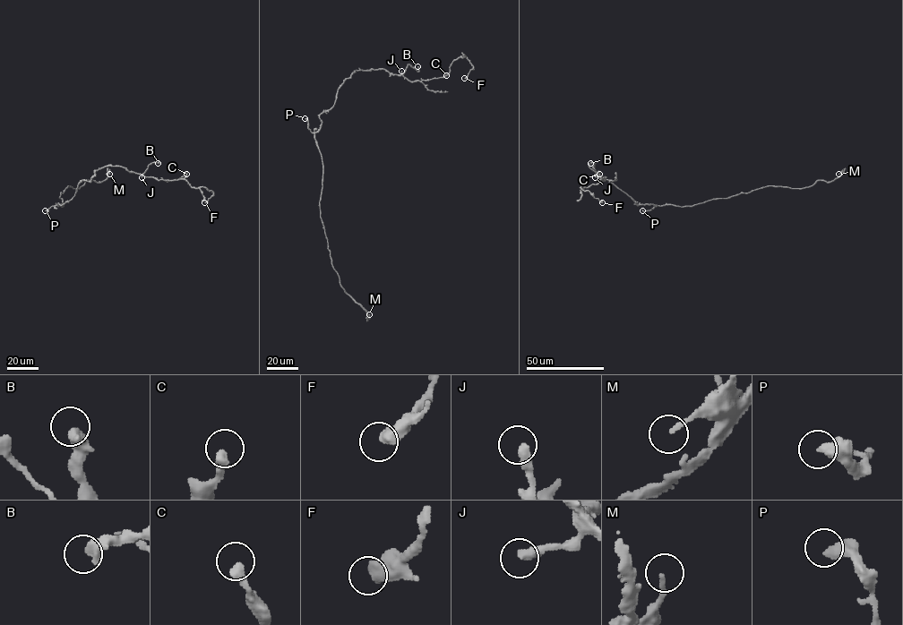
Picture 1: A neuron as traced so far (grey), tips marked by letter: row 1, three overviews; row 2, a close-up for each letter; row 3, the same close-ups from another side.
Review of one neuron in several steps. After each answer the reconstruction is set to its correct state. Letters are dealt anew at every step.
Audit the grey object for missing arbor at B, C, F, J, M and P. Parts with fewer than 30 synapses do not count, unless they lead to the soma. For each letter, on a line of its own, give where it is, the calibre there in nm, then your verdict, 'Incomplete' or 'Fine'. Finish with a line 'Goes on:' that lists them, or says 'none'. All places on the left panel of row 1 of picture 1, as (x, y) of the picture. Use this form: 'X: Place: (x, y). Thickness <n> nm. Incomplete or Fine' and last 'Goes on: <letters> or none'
B: Place: (158, 163). Thickness 500 nm. Fine
C: Place: (186, 174). Thickness 360 nm. Fine
F: Place: (204, 202). Thickness 550 nm. Fine
J: Place: (141, 177). Thickness 400 nm. Fine
M: Place: (109, 174). Thickness 160 nm. Fine
P: Place: (45, 210). Thickness 480 nm. Fine
Goes on: none

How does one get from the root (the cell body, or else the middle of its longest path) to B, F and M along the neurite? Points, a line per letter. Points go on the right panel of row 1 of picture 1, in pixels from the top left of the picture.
B: (640, 204), (607, 180), (602, 181), (594, 166), (598, 174), (588, 165), (596, 162), (590, 163)
F: (640, 204), (607, 180), (602, 181), (593, 166), (606, 178), (580, 187), (602, 202)
M: (640, 204), (692, 206), (769, 186), (807, 187), (817, 180), (832, 181), (841, 174), (838, 174)

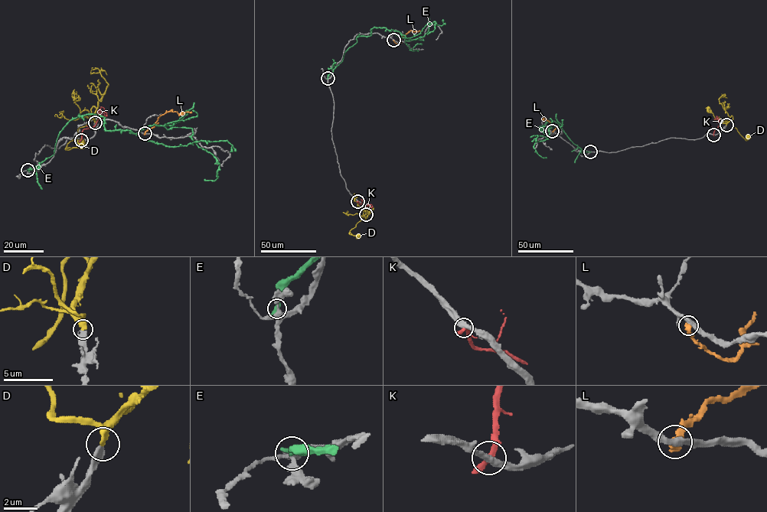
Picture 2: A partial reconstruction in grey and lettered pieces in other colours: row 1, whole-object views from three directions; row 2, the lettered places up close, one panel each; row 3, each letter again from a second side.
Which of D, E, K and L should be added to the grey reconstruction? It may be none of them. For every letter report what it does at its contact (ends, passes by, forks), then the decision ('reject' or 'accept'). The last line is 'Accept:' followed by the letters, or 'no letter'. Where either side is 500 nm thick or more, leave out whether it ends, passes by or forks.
D: it passes by | accept
E: it ends | reject
K: it passes by | reject
L: reject
Accept: D

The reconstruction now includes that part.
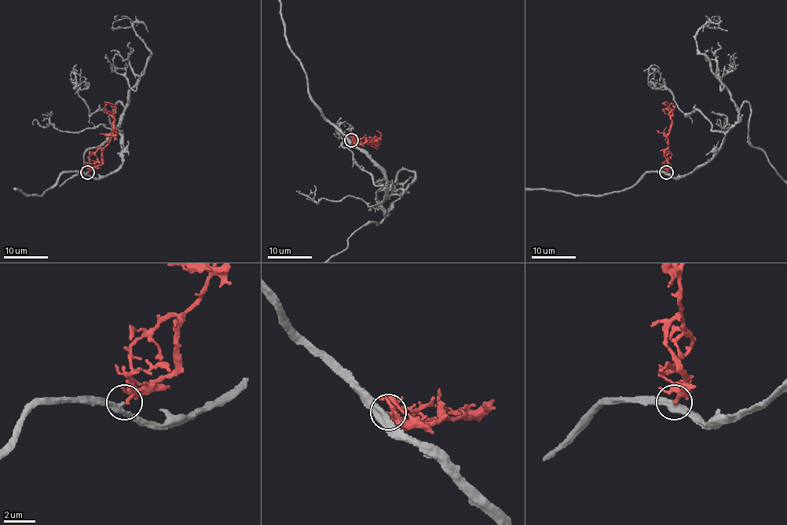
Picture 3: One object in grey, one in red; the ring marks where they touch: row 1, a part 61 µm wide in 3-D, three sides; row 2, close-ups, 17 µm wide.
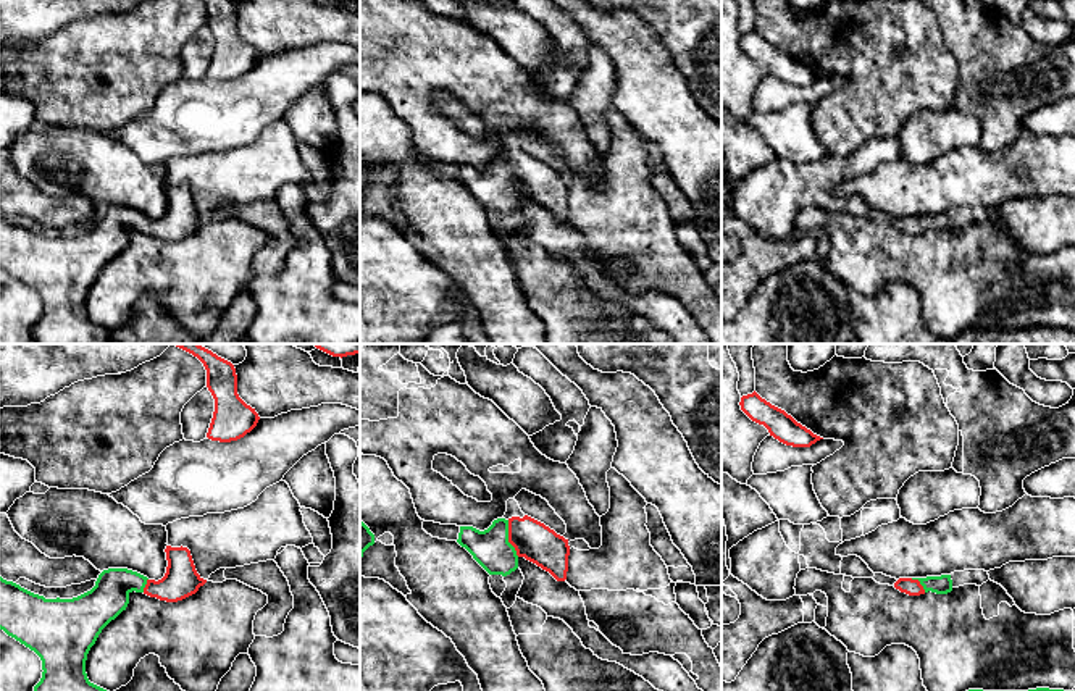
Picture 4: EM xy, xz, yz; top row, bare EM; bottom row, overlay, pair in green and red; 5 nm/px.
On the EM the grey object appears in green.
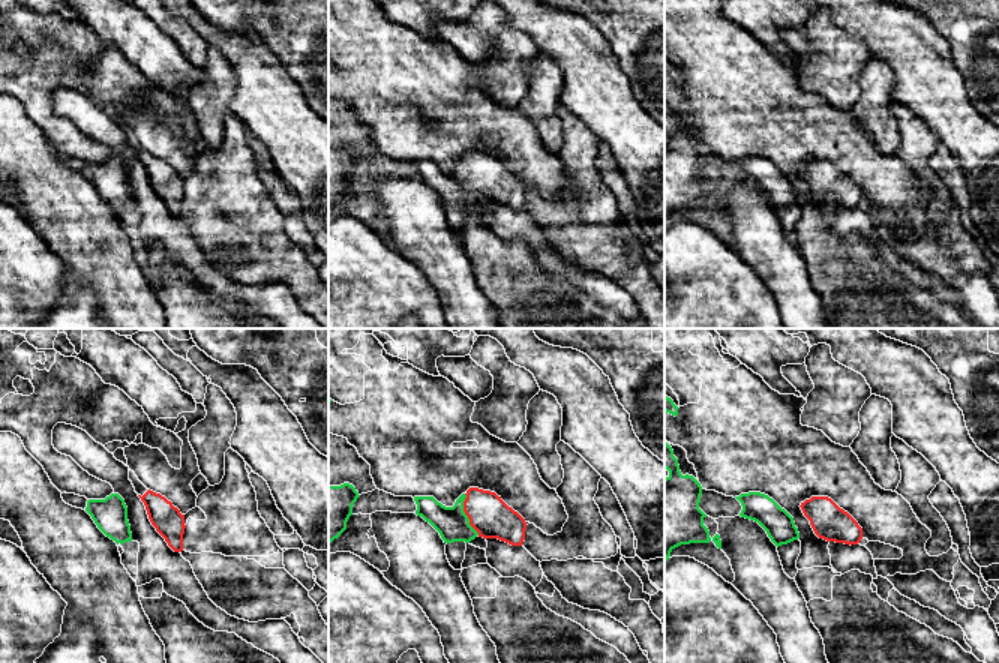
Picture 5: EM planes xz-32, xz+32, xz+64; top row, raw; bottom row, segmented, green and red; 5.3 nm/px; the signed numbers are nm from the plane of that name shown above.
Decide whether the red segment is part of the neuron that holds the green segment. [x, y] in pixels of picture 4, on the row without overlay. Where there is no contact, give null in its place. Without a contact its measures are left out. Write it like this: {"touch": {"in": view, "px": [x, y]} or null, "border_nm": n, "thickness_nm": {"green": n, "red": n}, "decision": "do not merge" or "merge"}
{"touch": {"in": "xz", "px": [507, 176]}, "border_nm": 190, "thickness_nm": {"green": 190, "red": 200}, "decision": "merge"}

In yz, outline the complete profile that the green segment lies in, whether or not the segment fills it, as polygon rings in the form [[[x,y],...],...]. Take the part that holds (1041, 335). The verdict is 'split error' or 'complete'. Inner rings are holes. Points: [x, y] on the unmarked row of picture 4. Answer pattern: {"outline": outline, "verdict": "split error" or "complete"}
{"outline": [[[1049,326],[1028,329],[968,328],[952,344],[1075,344],[1075,329]]], "verdict": "complete"}

